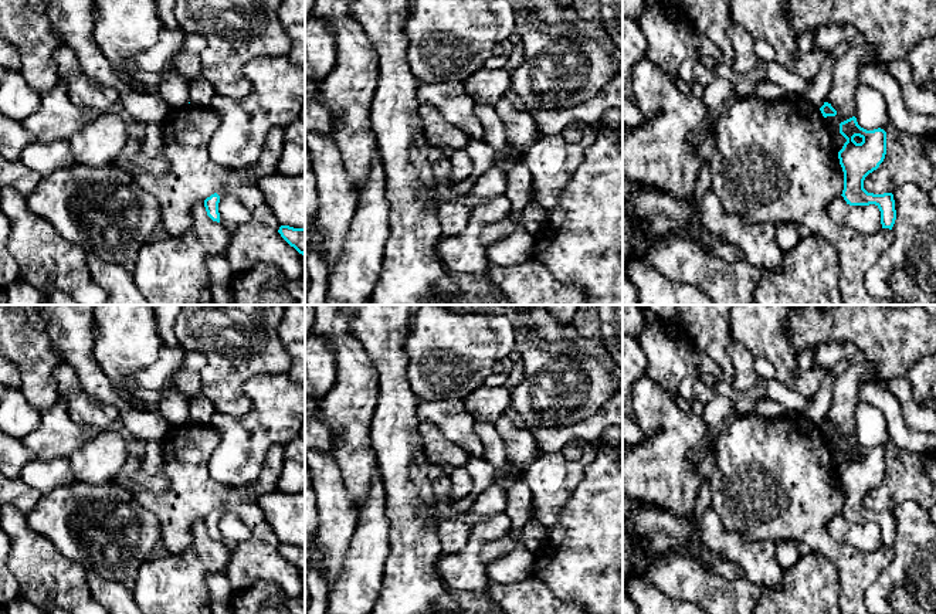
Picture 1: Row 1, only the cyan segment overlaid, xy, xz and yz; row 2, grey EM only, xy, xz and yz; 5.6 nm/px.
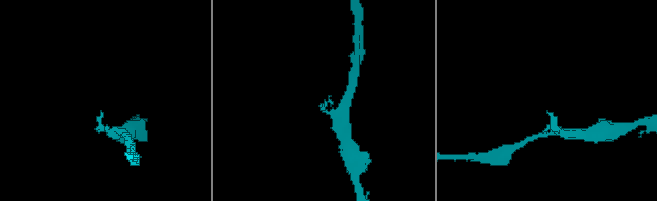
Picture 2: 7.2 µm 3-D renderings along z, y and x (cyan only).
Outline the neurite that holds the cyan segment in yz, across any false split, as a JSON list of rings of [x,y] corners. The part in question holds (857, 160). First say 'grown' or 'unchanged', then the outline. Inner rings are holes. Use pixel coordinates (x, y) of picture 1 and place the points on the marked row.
unchanged; [[[852,116],[840,123],[840,133],[847,139],[838,152],[844,172],[842,197],[849,206],[875,204],[881,211],[882,228],[892,230],[896,220],[892,193],[874,194],[864,189],[865,177],[876,170],[886,155],[886,132],[881,128],[867,130]]]

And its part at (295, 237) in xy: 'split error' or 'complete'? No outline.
complete

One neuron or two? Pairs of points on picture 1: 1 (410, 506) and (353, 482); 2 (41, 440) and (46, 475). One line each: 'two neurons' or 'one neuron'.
1: two neurons
2: two neurons

